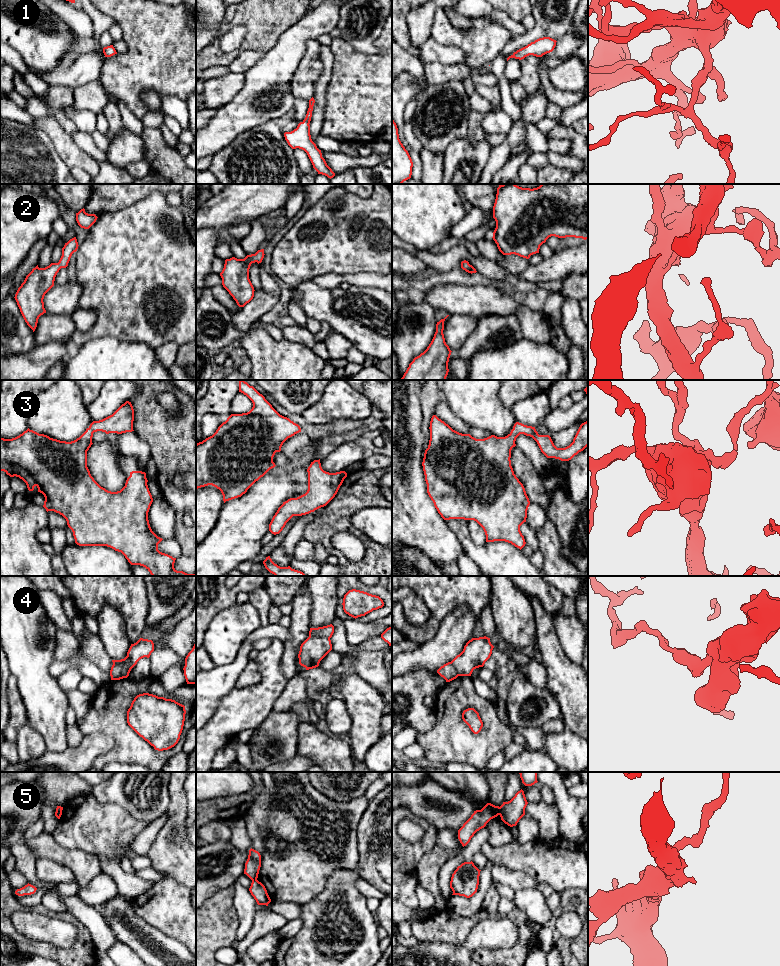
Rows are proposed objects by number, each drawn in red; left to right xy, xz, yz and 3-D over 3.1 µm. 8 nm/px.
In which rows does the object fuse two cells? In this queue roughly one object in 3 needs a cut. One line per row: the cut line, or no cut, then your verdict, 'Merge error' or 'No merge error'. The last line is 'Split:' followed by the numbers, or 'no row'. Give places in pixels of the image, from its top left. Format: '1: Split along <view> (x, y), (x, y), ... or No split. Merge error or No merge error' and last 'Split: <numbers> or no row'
1: No split. No merge error
2: No split. No merge error
3: No split. No merge error
4: Split along xz (309, 636), (326, 636), (329, 638). Merge error
5: Split along yz (500, 807), (498, 814). Merge error
Split: 4, 5

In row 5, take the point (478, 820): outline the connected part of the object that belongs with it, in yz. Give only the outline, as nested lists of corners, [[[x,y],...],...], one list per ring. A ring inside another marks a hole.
[[[487,803],[481,810],[476,810],[458,830],[458,839],[462,846],[466,846],[474,834],[484,828],[486,824],[499,815],[499,806]]]

